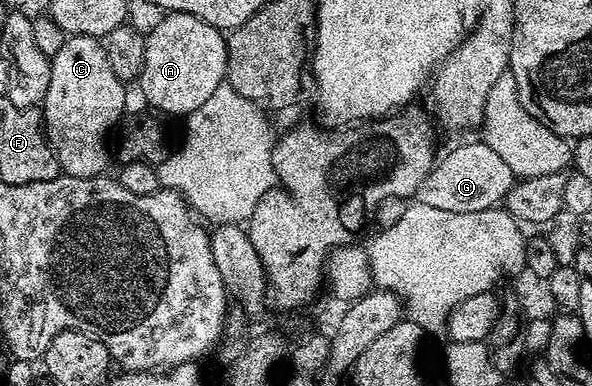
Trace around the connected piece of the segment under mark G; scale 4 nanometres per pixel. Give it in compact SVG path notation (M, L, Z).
M476 140L451 149L444 157L442 155L418 186L413 198L415 202L443 212L481 212L498 207L514 183L515 175L509 164L493 148L489 148L486 142Z

